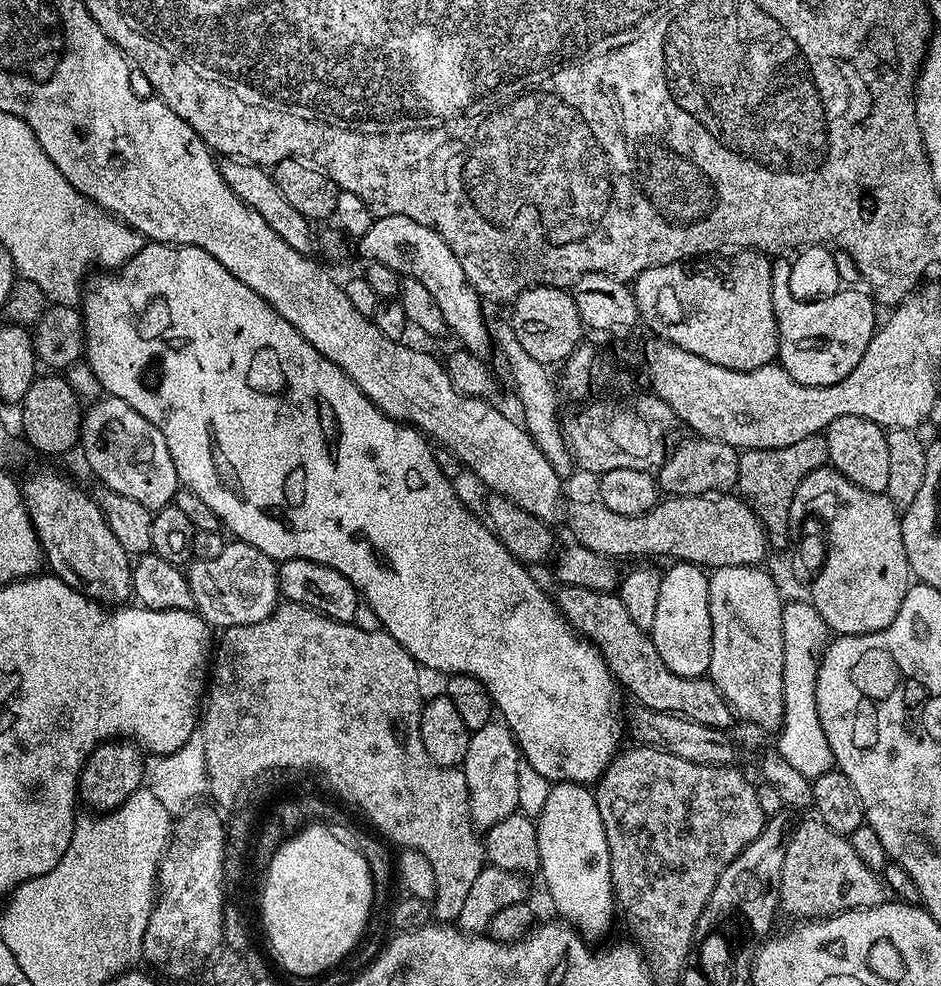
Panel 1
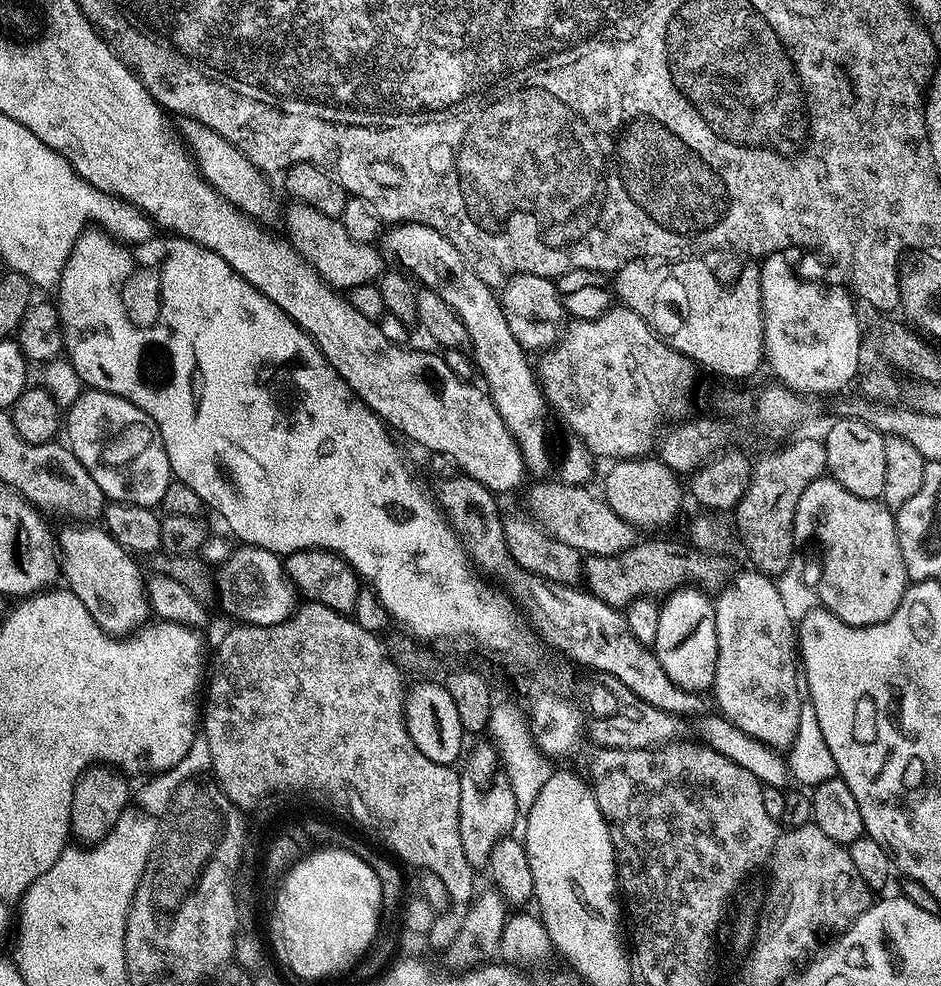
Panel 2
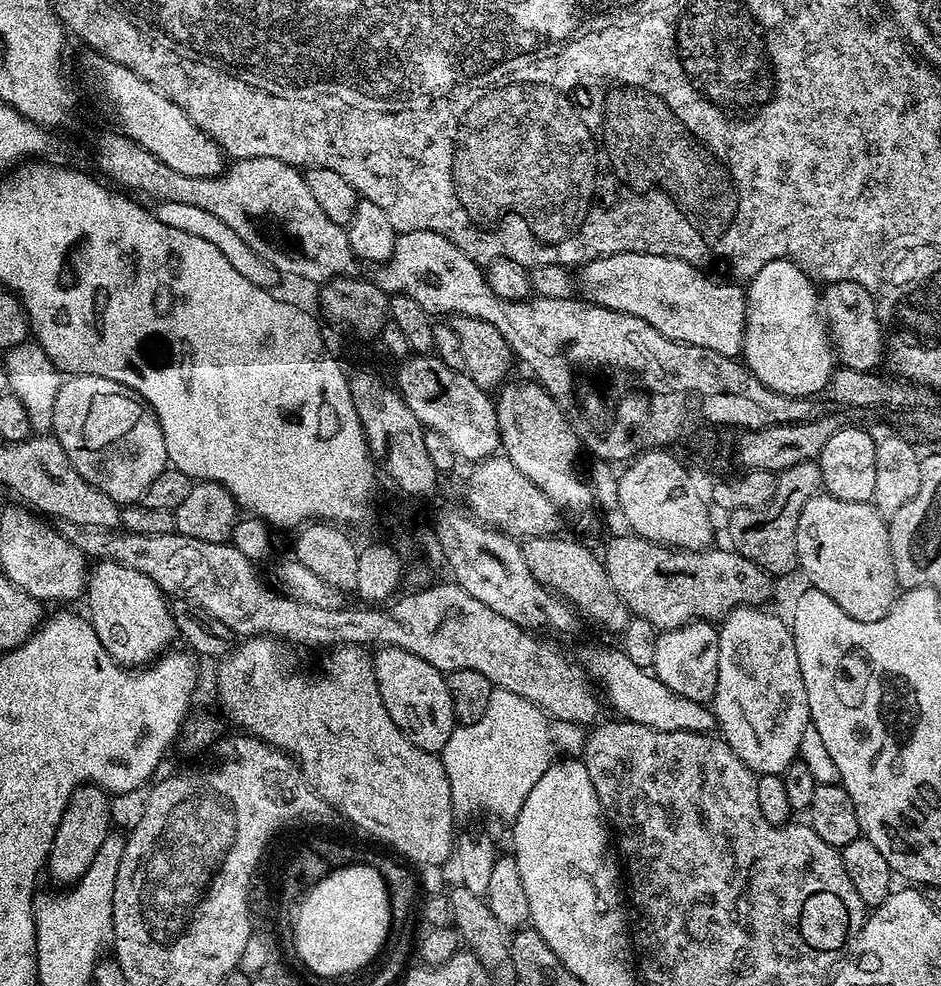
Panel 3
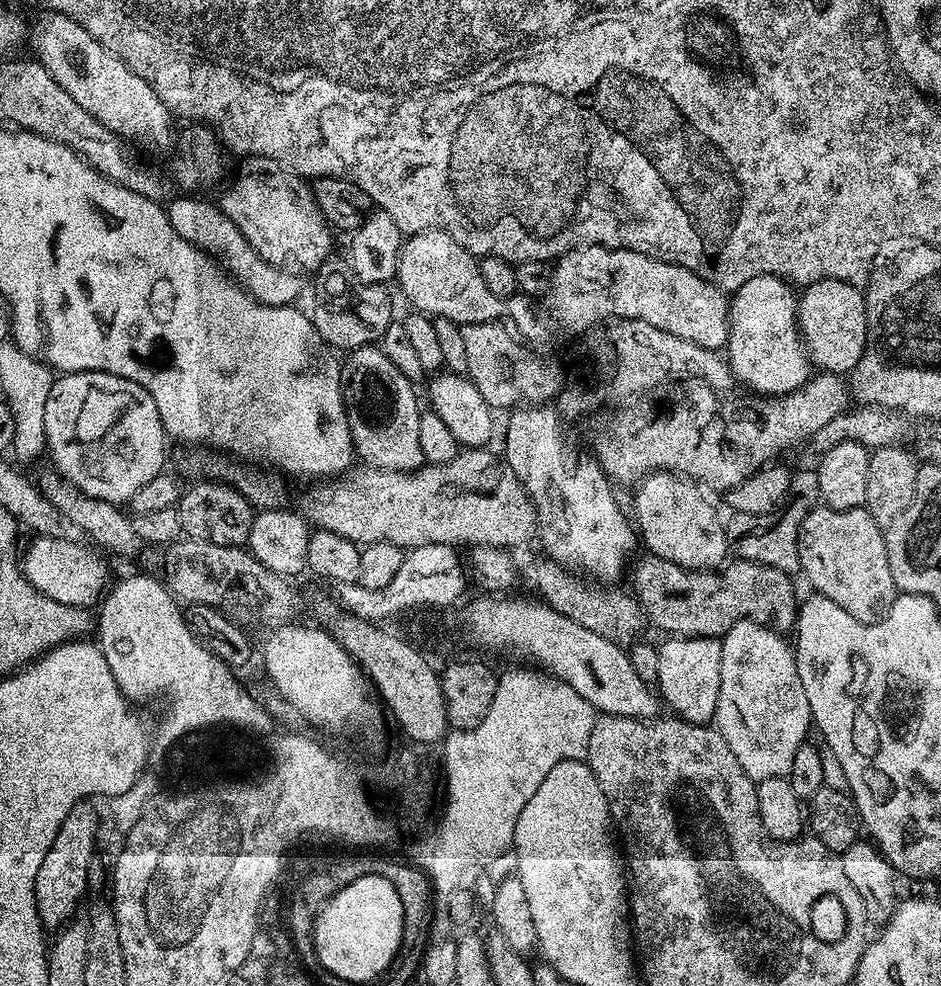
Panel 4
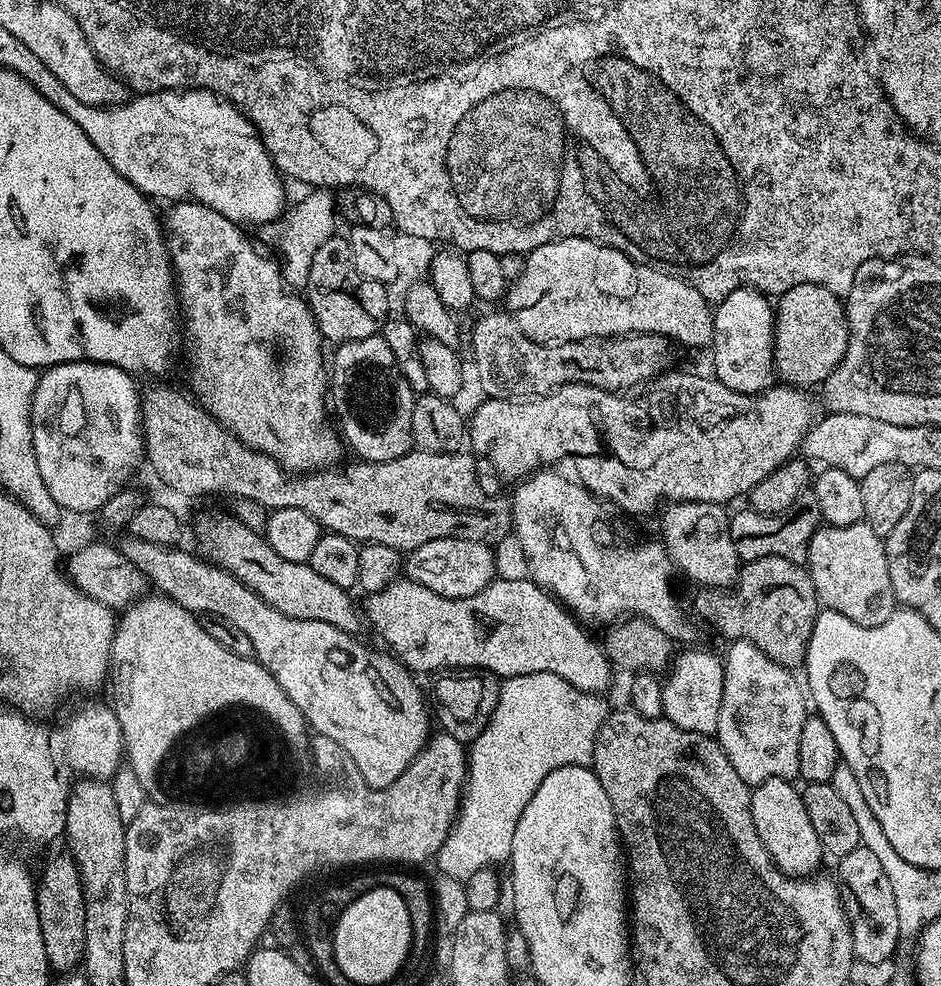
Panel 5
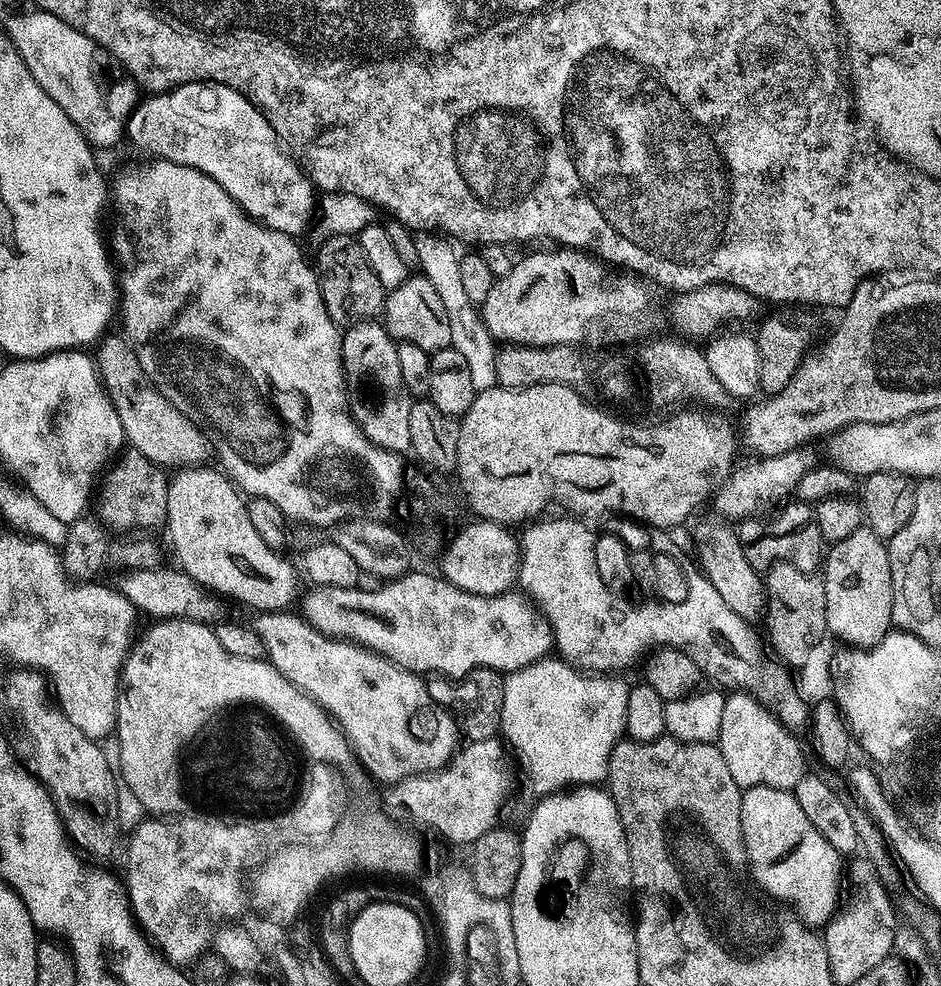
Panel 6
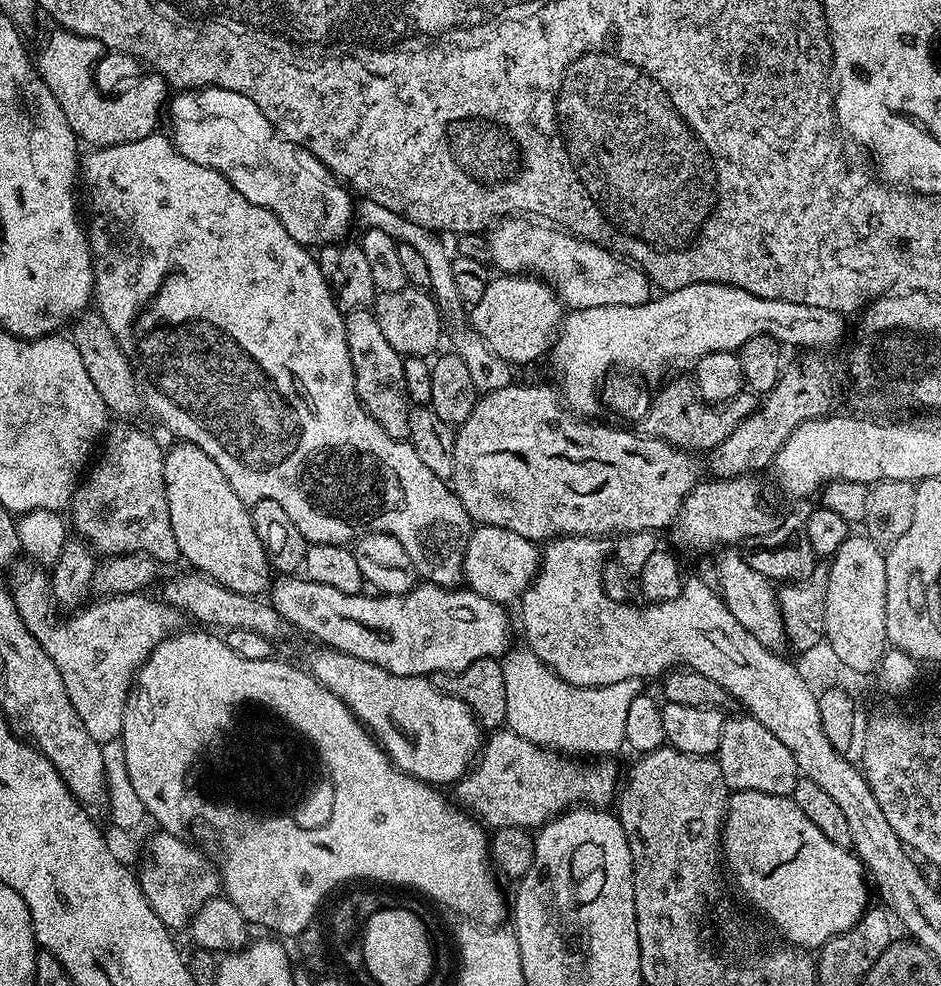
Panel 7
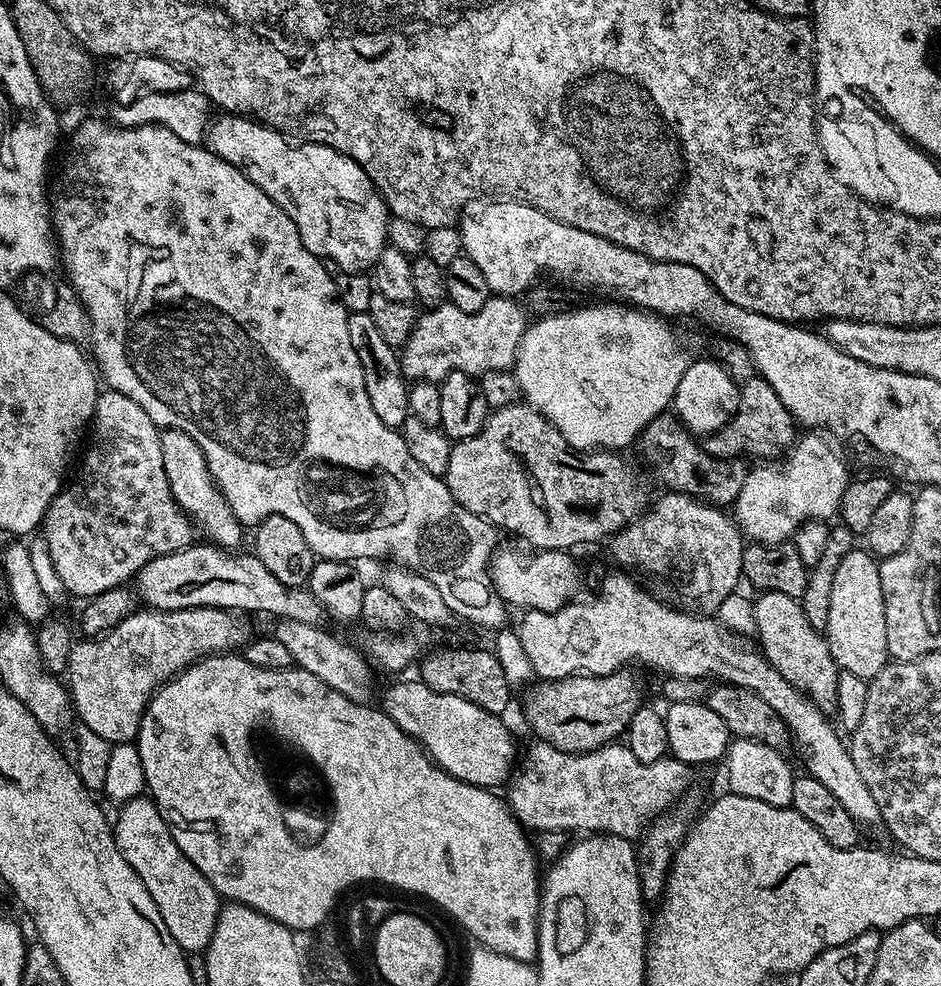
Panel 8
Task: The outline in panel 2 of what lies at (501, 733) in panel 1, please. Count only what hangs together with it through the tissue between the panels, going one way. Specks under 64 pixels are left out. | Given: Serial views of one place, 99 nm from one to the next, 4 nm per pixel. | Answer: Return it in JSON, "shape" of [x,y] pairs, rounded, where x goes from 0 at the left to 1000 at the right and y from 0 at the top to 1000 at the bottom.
{"shape":[[[515,753],[496,767],[497,764],[491,771],[493,779],[488,780],[491,809],[487,826],[487,842],[491,846],[491,862],[495,865],[495,872],[503,881],[508,882],[518,877],[527,855],[543,845],[540,843],[548,836],[550,820],[546,801],[528,768],[526,758]]]}

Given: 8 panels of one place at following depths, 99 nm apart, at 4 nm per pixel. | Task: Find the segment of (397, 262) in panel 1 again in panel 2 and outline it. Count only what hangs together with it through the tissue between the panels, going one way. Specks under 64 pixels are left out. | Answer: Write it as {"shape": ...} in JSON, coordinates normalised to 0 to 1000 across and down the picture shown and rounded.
{"shape":[[[425,225],[413,231],[417,232],[413,235],[411,232],[410,243],[412,239],[412,252],[421,259],[422,266],[426,268],[422,269],[437,277],[443,285],[446,283],[445,287],[450,291],[461,294],[461,298],[465,298],[465,302],[470,302],[474,306],[474,310],[481,312],[487,320],[491,323],[497,335],[505,372],[508,377],[514,380],[513,392],[525,408],[529,420],[533,420],[533,428],[538,428],[538,436],[542,436],[542,440],[555,460],[558,476],[562,480],[580,478],[587,471],[587,462],[582,459],[584,411],[578,404],[578,396],[574,391],[566,370],[565,373],[561,370],[562,358],[550,347],[550,343],[546,343],[546,339],[542,339],[542,331],[538,327],[538,318],[533,318],[533,310],[528,297],[520,288],[512,286],[512,282],[503,274],[501,268],[494,264],[493,259],[474,240],[465,237],[465,233],[437,225]]]}

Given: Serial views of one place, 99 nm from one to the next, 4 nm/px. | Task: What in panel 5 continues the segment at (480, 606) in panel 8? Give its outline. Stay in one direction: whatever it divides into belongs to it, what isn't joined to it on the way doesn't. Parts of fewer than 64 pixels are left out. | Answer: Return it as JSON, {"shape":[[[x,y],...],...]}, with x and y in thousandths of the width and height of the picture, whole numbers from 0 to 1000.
{"shape":[[[201,201],[199,203],[193,203],[182,208],[183,211],[179,215],[179,220],[175,218],[172,223],[172,230],[174,232],[174,241],[179,245],[179,261],[183,263],[183,274],[185,277],[185,283],[187,286],[187,299],[189,301],[189,312],[193,317],[193,357],[194,360],[200,360],[200,389],[204,392],[203,401],[210,404],[211,409],[220,416],[223,421],[231,426],[237,434],[241,434],[242,437],[248,438],[254,444],[254,446],[261,451],[262,454],[269,454],[271,458],[277,458],[284,462],[290,462],[300,474],[305,475],[308,479],[313,479],[316,481],[322,481],[324,479],[339,479],[341,477],[348,477],[354,473],[360,472],[361,467],[361,454],[363,455],[363,446],[356,437],[352,438],[351,435],[344,431],[344,410],[346,414],[346,403],[351,398],[351,381],[346,376],[346,361],[344,365],[344,353],[345,350],[342,348],[342,342],[338,331],[336,330],[336,324],[332,320],[332,315],[327,312],[327,305],[322,299],[313,300],[316,298],[306,288],[303,287],[302,277],[300,275],[299,269],[293,268],[285,260],[279,260],[274,253],[268,248],[268,243],[262,239],[260,232],[254,227],[250,227],[244,221],[240,221],[236,217],[232,217],[232,213],[225,213],[223,209],[218,207],[211,207],[206,201]]]}

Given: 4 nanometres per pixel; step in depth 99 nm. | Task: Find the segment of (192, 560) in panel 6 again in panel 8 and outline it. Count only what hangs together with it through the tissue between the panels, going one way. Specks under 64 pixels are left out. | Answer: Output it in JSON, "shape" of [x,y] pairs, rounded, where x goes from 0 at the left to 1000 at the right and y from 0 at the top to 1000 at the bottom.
{"shape":[[[176,434],[171,437],[170,451],[172,452],[172,474],[176,476],[176,485],[181,489],[181,497],[189,513],[211,539],[214,535],[221,543],[218,545],[230,555],[237,558],[254,557],[255,547],[258,546],[260,537],[226,489],[221,470],[210,448],[206,448],[206,444],[202,444],[202,440],[197,440],[194,436]]]}

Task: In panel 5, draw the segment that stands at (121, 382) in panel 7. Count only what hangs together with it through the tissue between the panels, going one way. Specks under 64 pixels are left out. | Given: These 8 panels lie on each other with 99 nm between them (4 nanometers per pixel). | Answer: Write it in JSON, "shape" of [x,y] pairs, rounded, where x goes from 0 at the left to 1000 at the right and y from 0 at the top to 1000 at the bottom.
{"shape":[[[162,387],[157,395],[152,395],[149,403],[149,432],[153,436],[153,460],[156,470],[162,470],[162,475],[166,478],[166,483],[180,495],[183,499],[188,499],[191,503],[252,503],[252,508],[258,509],[265,507],[271,511],[276,511],[283,517],[290,517],[300,514],[319,514],[329,521],[330,525],[337,527],[341,537],[350,540],[357,540],[360,544],[367,544],[379,550],[387,552],[405,552],[406,554],[414,554],[421,556],[426,562],[439,560],[444,554],[453,554],[453,550],[461,550],[461,546],[491,546],[499,550],[512,550],[520,554],[527,554],[527,551],[535,546],[536,543],[545,539],[544,533],[544,517],[539,506],[526,507],[525,504],[519,503],[516,496],[510,492],[510,487],[506,484],[507,468],[503,466],[496,457],[490,456],[482,459],[457,459],[445,456],[433,458],[430,462],[424,462],[421,467],[414,469],[402,469],[401,471],[392,471],[390,469],[377,469],[378,471],[367,470],[365,473],[354,473],[348,477],[339,479],[324,479],[316,481],[306,478],[305,475],[299,473],[290,462],[284,462],[277,458],[271,458],[269,454],[262,454],[248,438],[237,434],[234,429],[226,424],[223,419],[217,415],[207,405],[194,402],[191,398],[186,398],[183,394],[177,394],[174,387]]]}

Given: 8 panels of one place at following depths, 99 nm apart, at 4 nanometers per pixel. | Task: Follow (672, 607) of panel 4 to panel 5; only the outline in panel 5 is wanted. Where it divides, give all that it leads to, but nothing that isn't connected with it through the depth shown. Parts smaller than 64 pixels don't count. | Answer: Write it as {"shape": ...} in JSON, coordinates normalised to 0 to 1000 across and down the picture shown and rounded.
{"shape":[[[826,564],[806,566],[787,575],[777,596],[745,595],[741,600],[744,601],[736,606],[734,617],[738,625],[740,620],[739,628],[749,629],[755,636],[762,637],[770,645],[770,650],[795,649],[806,655],[814,667],[838,680],[853,674],[867,625],[874,620],[863,583],[855,573]]]}

